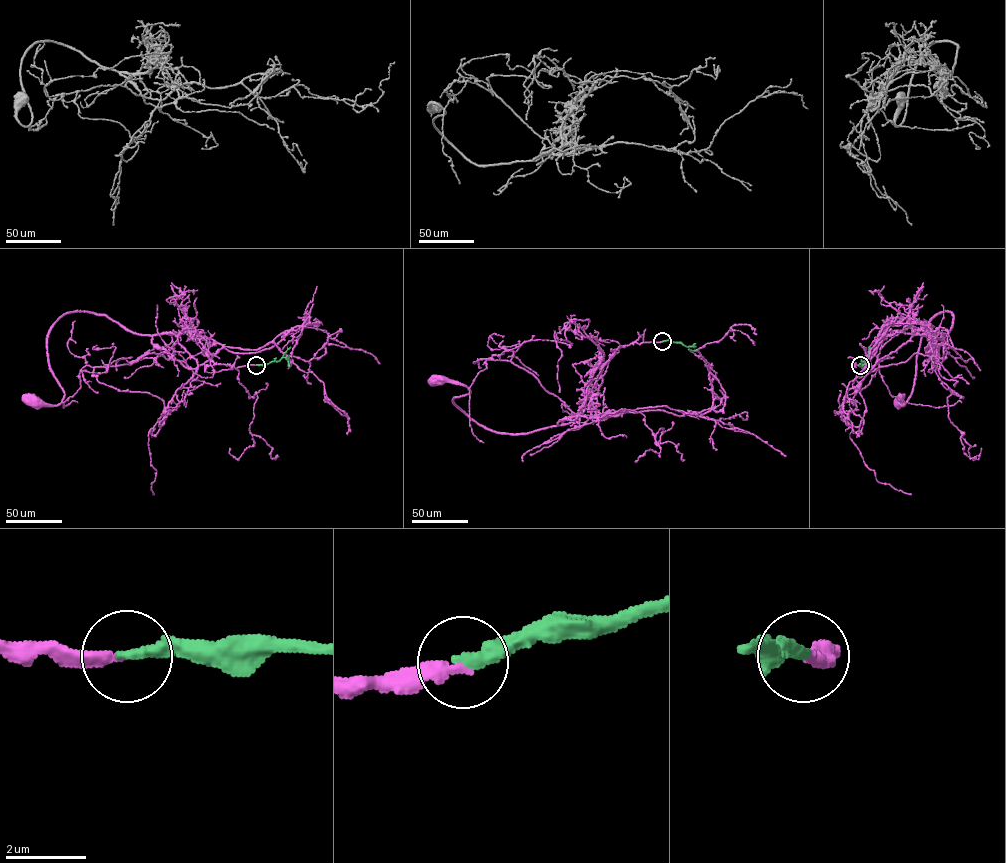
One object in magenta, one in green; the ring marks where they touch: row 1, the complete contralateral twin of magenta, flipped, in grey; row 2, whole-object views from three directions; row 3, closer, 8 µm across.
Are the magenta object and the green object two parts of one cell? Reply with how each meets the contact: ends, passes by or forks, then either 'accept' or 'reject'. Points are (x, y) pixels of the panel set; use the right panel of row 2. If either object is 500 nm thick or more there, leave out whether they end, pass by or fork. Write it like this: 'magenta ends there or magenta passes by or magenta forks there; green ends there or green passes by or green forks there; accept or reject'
magenta ends there; green ends there; accept

